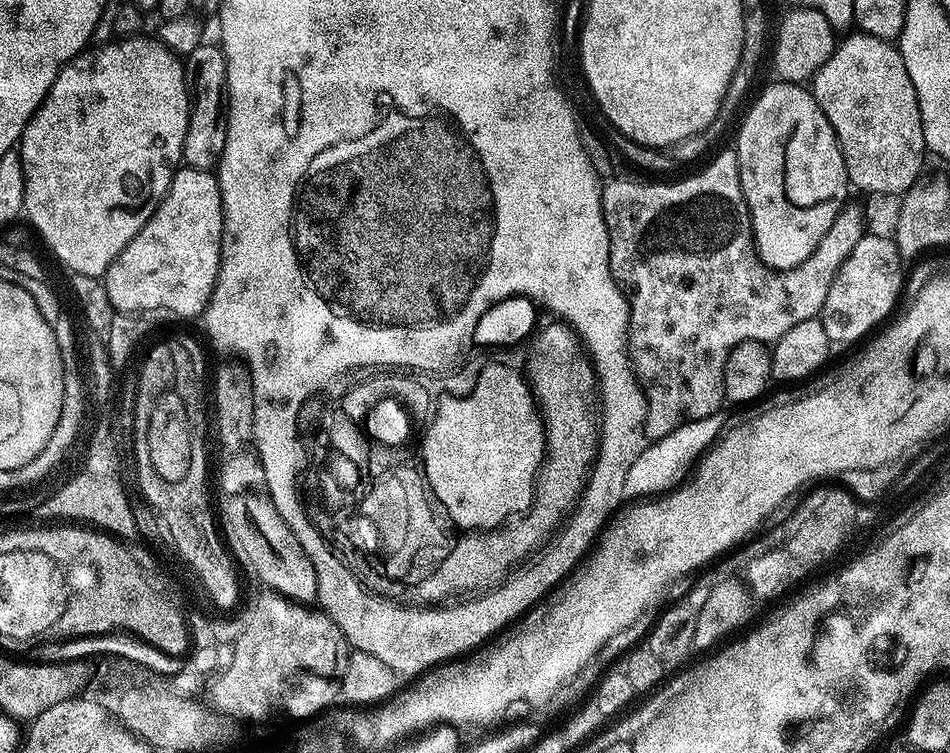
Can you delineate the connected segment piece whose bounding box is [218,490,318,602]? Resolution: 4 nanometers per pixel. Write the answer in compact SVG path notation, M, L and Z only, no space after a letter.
M251 490L243 495L229 495L223 501L224 509L221 512L219 509L222 536L231 555L241 565L244 563L268 590L297 602L315 601L318 578L314 574L314 566L310 566L310 558L306 558L306 550L298 546L298 538L290 534L290 526L282 522L282 514L278 514L271 497L267 494L259 496L258 493Z

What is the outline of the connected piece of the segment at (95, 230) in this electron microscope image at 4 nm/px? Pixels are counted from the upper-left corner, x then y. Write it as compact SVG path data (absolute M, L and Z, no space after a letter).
M137 34L127 38L116 38L107 44L101 44L95 50L85 50L74 57L58 74L58 78L50 86L46 98L41 102L39 110L30 118L20 135L18 151L24 167L24 207L34 227L40 231L42 239L48 243L51 254L67 271L77 272L93 278L103 277L108 267L116 261L118 254L146 226L146 222L154 214L160 199L168 193L170 169L179 165L182 160L182 146L186 138L188 125L188 87L184 77L184 60L177 53L170 51L158 38L152 40L145 34Z

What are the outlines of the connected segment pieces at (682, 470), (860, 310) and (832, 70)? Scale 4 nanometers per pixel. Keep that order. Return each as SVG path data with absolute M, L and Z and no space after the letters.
M721 408L715 414L695 422L684 423L665 438L649 443L626 474L624 496L628 500L640 500L658 496L681 485L704 453L719 439L725 429L729 411Z
M865 234L860 239L858 246L850 250L846 262L842 262L834 274L834 282L830 282L830 294L826 294L822 319L829 341L852 344L862 339L875 324L883 325L893 315L892 307L904 284L902 265L894 239L871 234Z
M859 30L848 35L852 34L837 43L831 58L812 77L810 91L822 114L826 114L840 144L849 185L864 192L877 192L874 194L880 198L896 198L918 183L920 171L924 168L926 149L918 94L914 82L910 82L910 73L906 70L906 62L902 62L900 49L893 41L874 38Z

